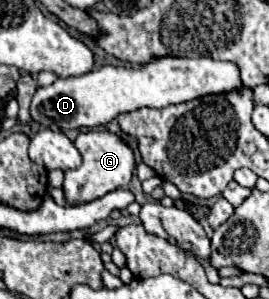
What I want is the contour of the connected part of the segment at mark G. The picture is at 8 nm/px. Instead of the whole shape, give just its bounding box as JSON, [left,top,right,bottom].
[64,131,136,205]

